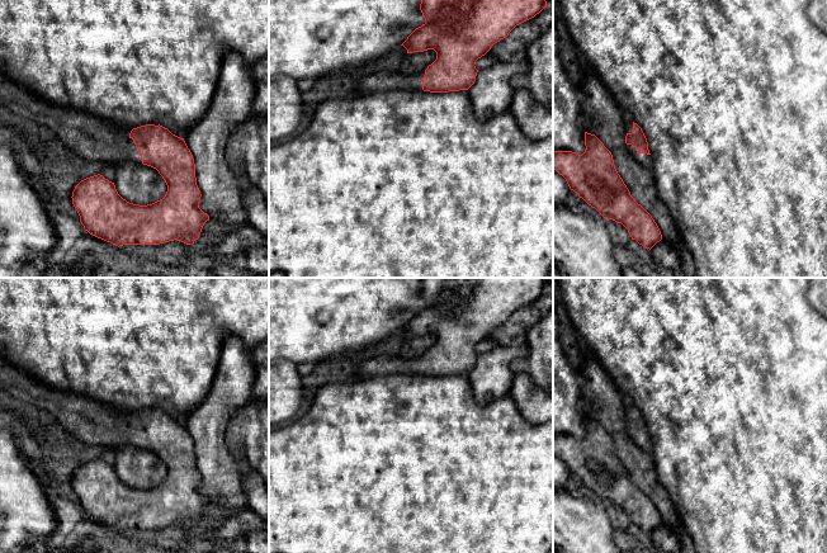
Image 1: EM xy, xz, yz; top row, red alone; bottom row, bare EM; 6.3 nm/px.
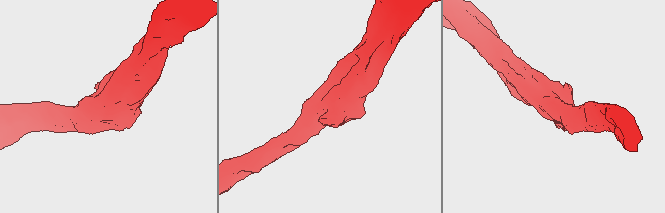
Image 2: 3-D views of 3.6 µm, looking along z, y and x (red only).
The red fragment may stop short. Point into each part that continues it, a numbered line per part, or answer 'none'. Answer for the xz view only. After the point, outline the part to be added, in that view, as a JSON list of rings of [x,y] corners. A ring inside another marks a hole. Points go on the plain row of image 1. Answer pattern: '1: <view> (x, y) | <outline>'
1: xz (383, 364) | [[[379,355],[364,361],[355,377],[368,378],[381,374],[422,374],[422,361],[425,355],[415,359],[401,356]]]

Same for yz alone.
1: yz (643, 443) | [[[627,429],[628,435],[633,439],[633,441],[644,452],[652,450],[651,439],[641,438],[639,433],[633,431],[632,429]]]

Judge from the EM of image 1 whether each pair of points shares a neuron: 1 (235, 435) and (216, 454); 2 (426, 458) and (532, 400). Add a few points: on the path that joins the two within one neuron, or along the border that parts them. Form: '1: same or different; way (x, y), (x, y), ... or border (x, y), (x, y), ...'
1: different; border (235, 414), (226, 443), (246, 466)
2: different; border (507, 395), (528, 421), (539, 424)

